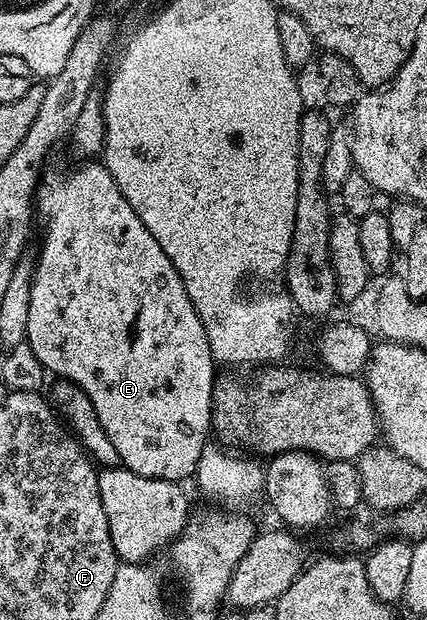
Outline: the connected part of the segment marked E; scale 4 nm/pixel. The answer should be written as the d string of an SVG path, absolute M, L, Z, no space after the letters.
M87 160L83 166L77 167L71 174L44 175L35 195L35 210L38 215L49 218L45 222L45 239L41 242L41 251L35 254L33 267L33 283L31 284L31 308L27 311L27 332L25 341L31 346L31 352L39 364L50 375L66 382L73 382L91 400L95 408L95 416L99 416L99 424L103 424L103 432L107 432L111 444L115 444L115 452L119 452L121 466L135 472L139 476L147 476L155 480L171 480L184 483L185 478L192 479L197 473L199 456L203 456L207 443L211 438L213 421L213 383L215 381L215 363L211 344L207 340L207 332L203 328L197 309L191 304L191 296L187 296L187 288L183 288L183 280L167 260L167 252L159 248L155 236L147 232L147 227L139 216L135 216L135 208L127 204L123 192L119 192L119 184L107 172L100 161Z

